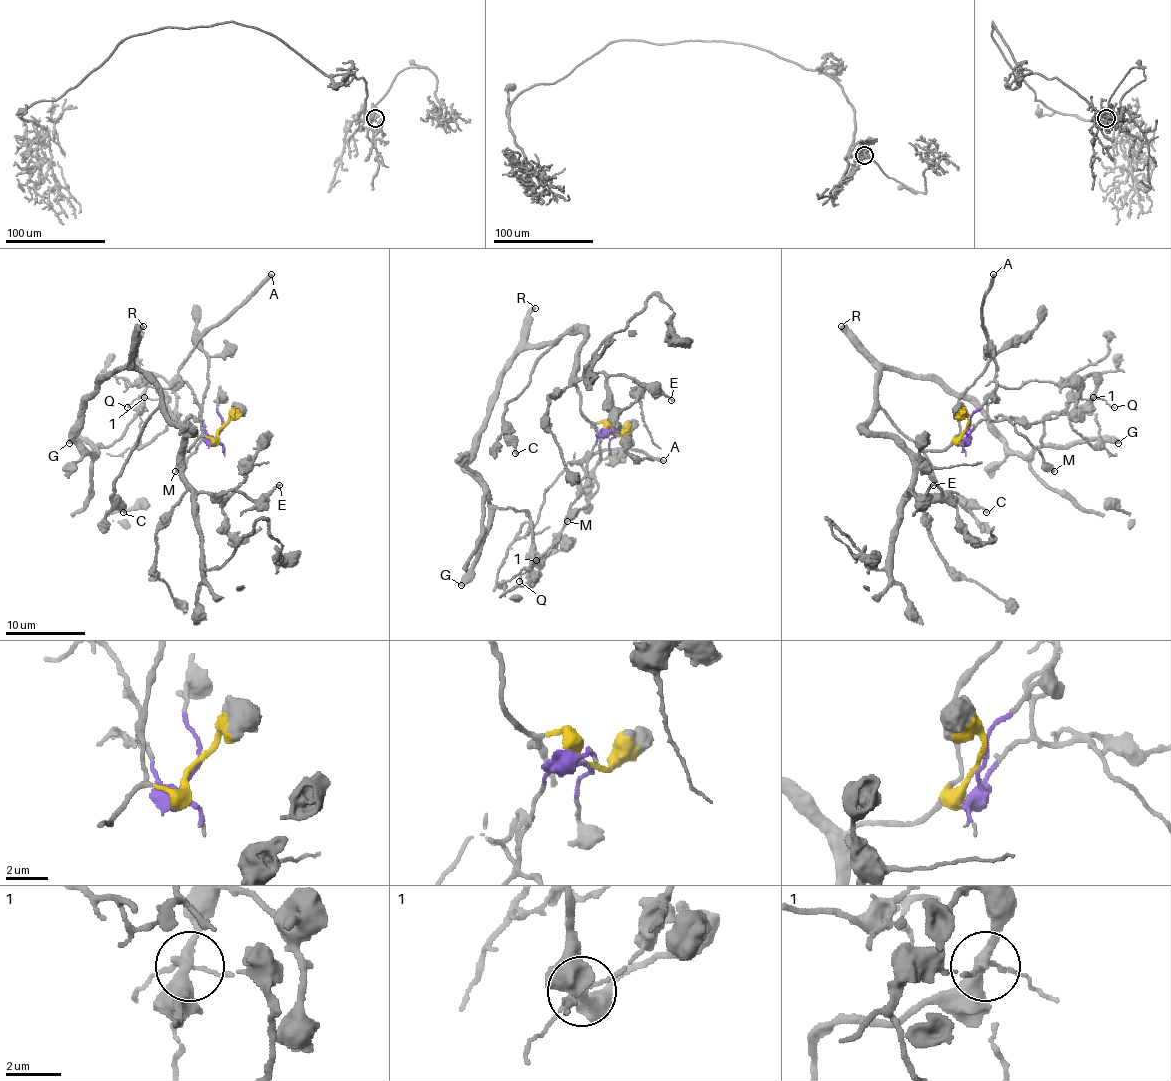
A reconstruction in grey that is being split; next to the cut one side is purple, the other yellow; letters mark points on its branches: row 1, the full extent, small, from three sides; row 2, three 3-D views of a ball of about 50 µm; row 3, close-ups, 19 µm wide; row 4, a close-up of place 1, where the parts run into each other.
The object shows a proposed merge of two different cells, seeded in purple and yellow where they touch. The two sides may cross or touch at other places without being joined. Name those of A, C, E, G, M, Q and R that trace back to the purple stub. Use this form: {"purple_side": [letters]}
{"purple_side": ["A", "M", "Q"]}

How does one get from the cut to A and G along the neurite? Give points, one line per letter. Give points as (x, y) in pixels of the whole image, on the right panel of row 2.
A: (967, 429), (967, 437), (987, 417), (985, 397), (995, 387), (993, 349), (983, 327), (983, 295), (993, 274)
G: (967, 427), (941, 449), (907, 453), (869, 433), (881, 371), (931, 377), (961, 393), (1023, 455), (1118, 443)

